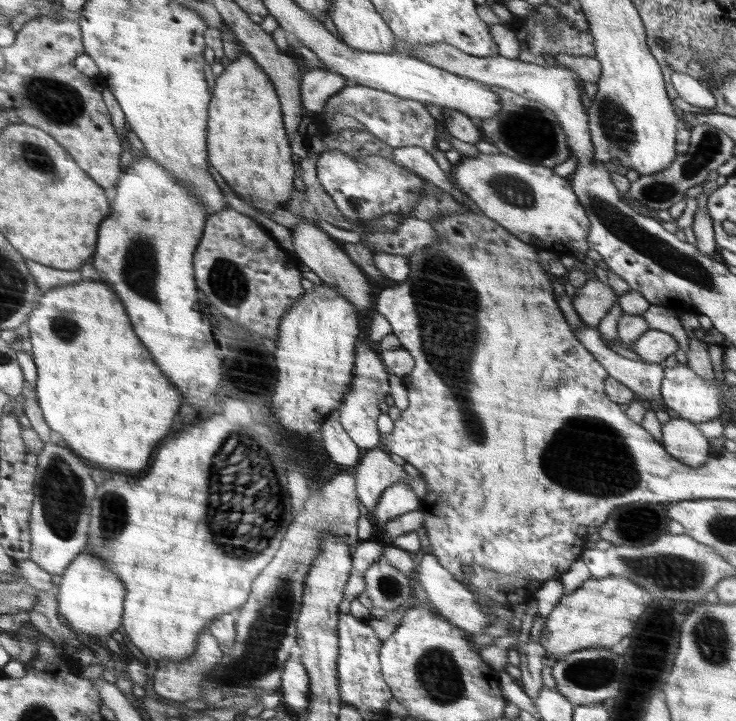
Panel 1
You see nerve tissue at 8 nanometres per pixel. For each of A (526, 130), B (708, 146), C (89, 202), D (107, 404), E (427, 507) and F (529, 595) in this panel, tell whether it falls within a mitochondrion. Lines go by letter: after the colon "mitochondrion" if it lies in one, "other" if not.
A: mitochondrion
B: mitochondrion
C: other
D: other
E: other
F: other

